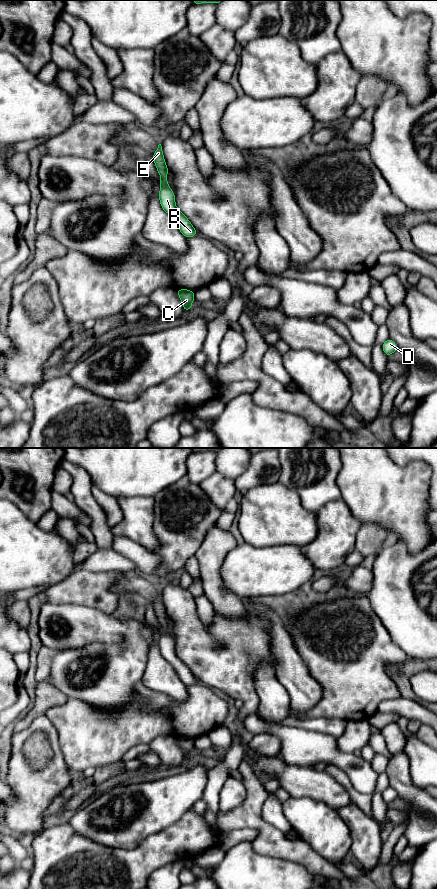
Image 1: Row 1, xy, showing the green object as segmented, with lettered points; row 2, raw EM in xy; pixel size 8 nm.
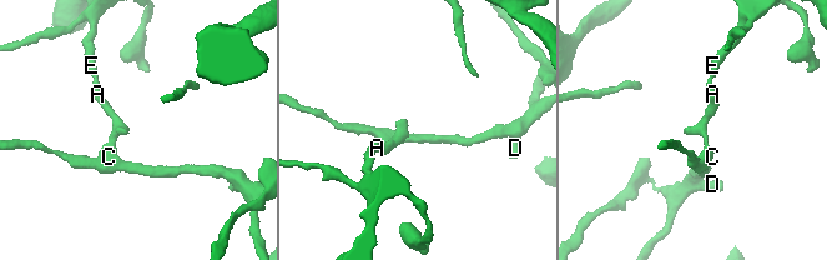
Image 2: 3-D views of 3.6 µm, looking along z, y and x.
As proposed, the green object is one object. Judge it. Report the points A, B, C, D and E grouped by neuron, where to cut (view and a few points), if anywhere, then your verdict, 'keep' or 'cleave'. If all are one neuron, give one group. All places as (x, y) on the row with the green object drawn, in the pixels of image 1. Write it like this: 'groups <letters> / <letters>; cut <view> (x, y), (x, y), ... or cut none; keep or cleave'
groups A B C D E; cut none; keep

